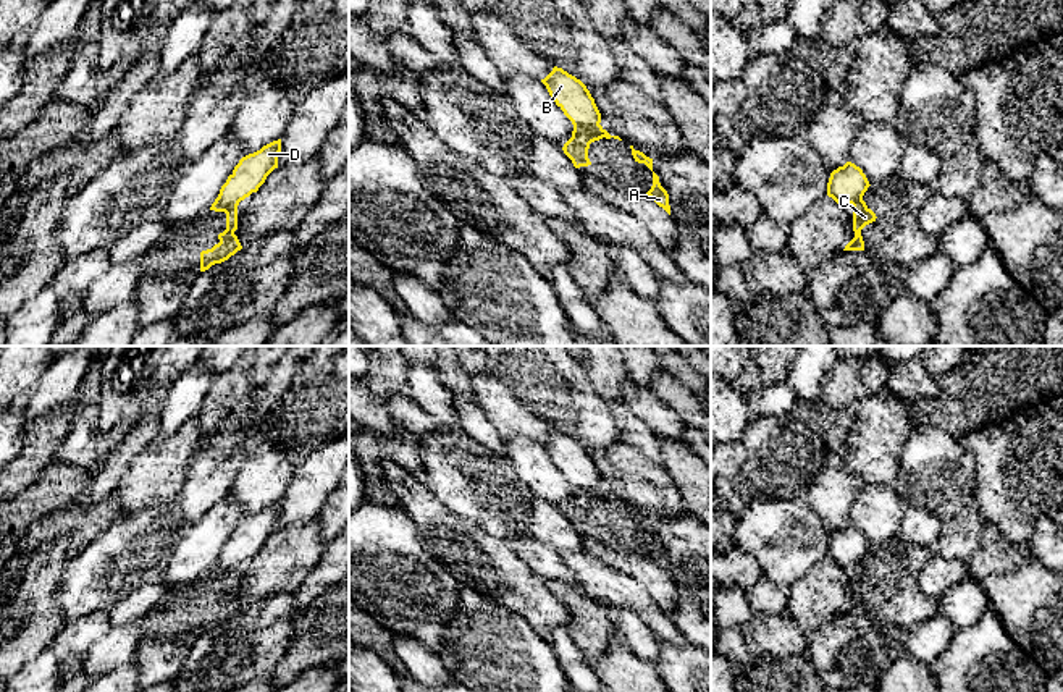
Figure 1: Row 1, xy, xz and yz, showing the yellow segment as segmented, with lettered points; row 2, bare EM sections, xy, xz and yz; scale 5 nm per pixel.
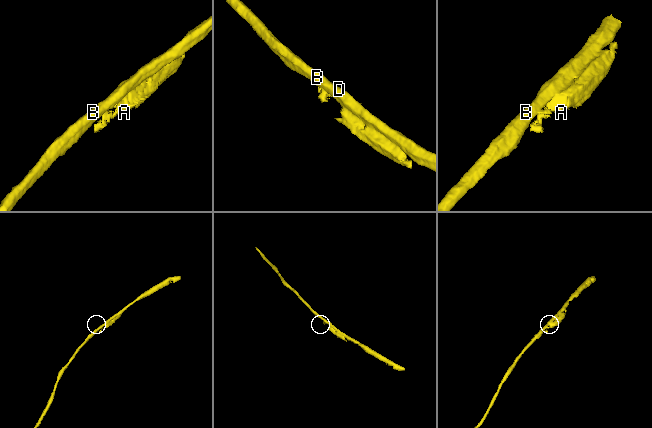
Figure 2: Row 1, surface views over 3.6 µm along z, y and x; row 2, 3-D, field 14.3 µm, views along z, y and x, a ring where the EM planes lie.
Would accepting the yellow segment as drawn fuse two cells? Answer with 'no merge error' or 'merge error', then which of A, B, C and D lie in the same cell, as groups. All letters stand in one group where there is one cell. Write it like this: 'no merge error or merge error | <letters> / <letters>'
merge error | A C / B D

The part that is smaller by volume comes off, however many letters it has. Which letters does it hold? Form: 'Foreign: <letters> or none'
Foreign: A, C

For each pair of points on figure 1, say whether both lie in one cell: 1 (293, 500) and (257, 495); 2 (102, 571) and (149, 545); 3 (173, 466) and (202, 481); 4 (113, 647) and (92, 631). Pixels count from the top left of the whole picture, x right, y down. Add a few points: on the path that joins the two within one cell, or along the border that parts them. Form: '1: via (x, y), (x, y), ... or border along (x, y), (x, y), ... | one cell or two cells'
1: border along (299, 464), (280, 500) | two cells
2: via (113, 565), (138, 547) | one cell
3: border along (201, 443), (193, 455), (183, 489), (173, 502) | two cells
4: border along (110, 628), (75, 662) | two cells

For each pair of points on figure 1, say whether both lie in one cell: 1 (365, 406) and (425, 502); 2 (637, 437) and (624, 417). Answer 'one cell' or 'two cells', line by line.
1: two cells
2: one cell

